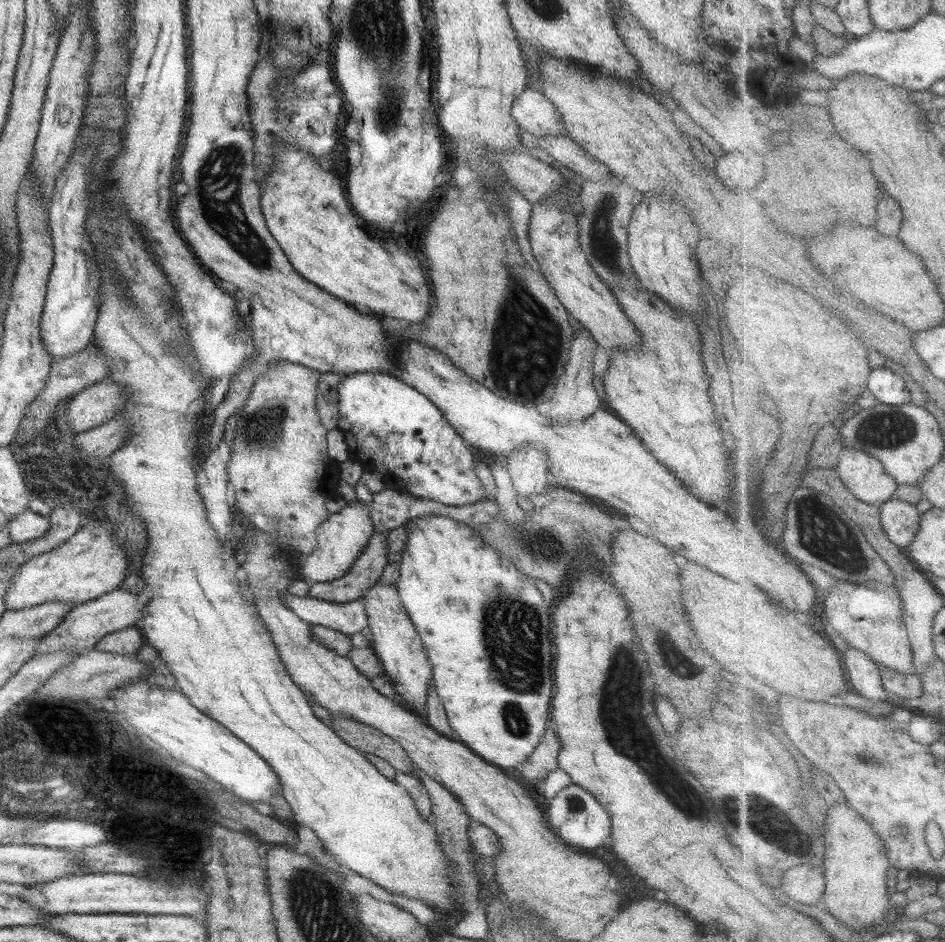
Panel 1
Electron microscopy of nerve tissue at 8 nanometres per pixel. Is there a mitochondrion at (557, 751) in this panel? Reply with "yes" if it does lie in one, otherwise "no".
no

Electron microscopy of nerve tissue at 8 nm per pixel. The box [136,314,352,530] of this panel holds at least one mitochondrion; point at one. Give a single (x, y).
(262, 428)

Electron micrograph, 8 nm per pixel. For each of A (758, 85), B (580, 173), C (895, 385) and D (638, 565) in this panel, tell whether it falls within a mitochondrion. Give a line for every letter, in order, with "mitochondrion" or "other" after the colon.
A: other
B: other
C: other
D: other

